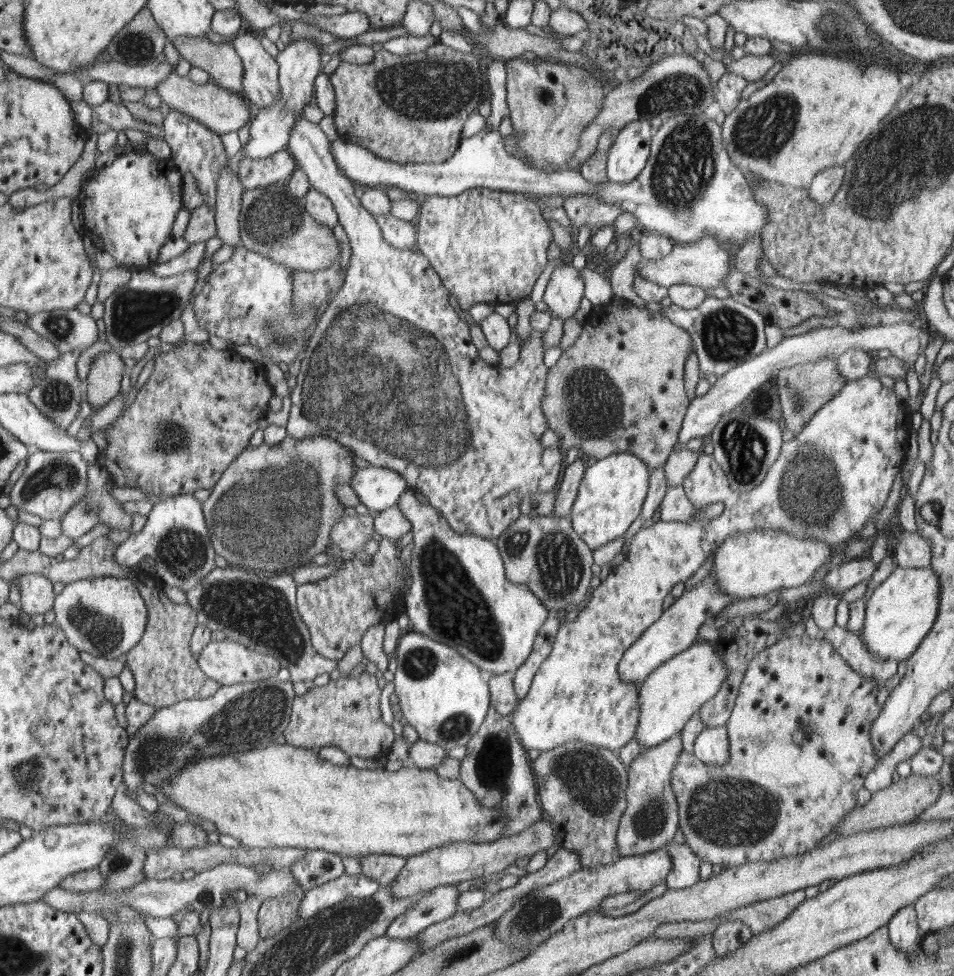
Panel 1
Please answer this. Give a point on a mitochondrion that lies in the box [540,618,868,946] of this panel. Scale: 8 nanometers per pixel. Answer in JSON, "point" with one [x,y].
{"point":[730,812]}

